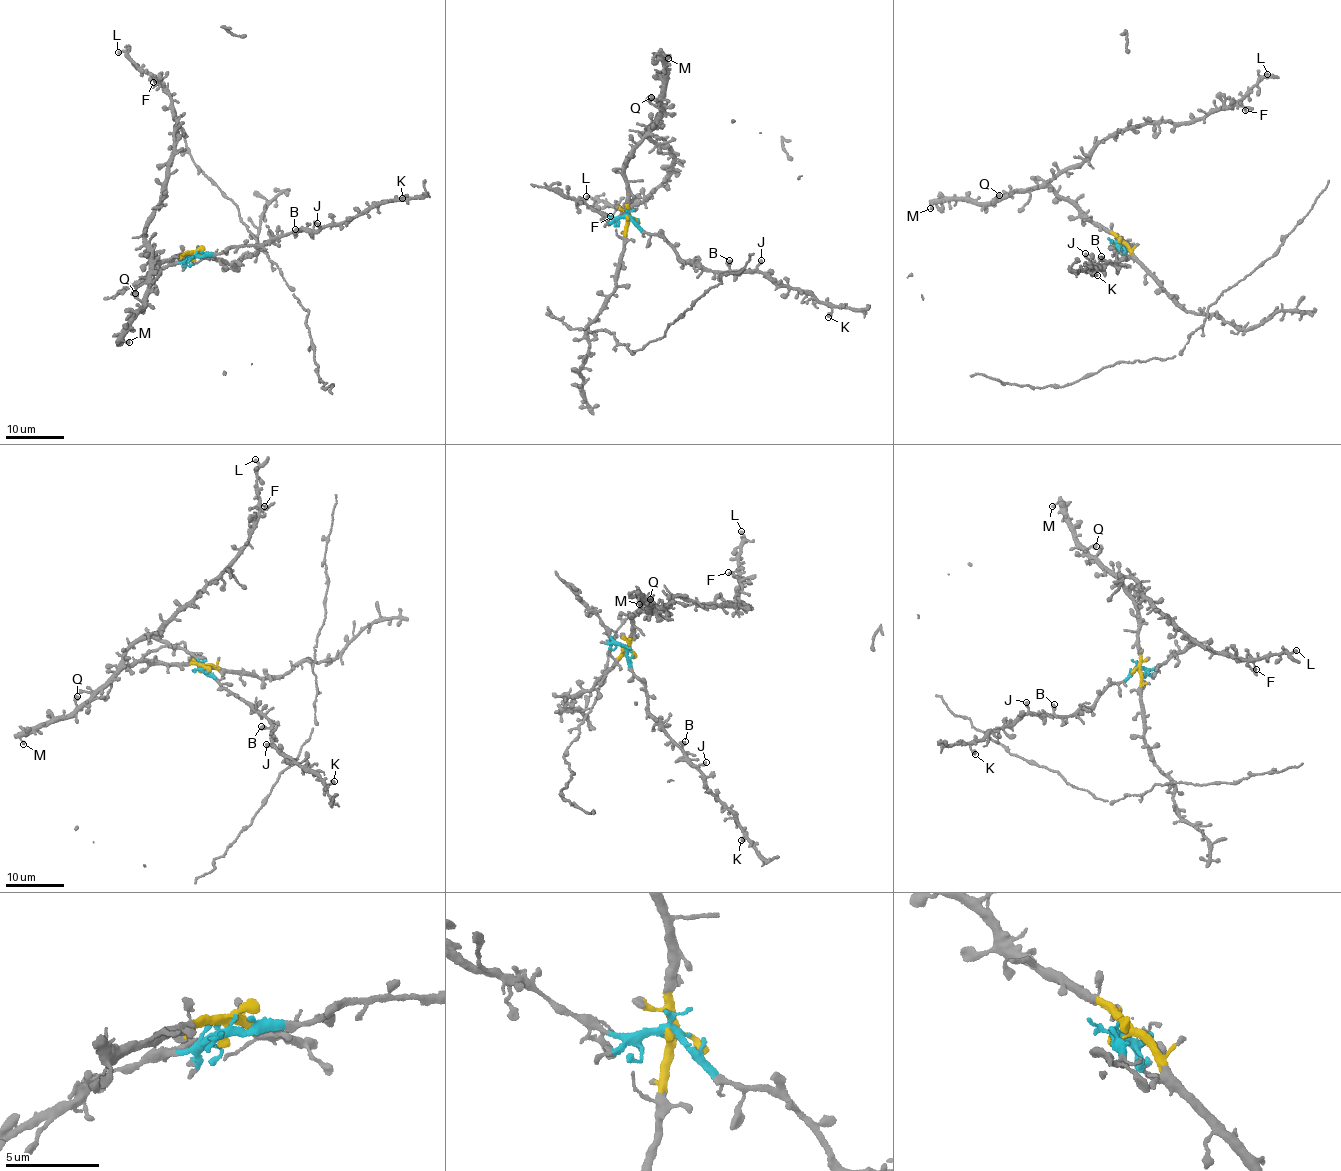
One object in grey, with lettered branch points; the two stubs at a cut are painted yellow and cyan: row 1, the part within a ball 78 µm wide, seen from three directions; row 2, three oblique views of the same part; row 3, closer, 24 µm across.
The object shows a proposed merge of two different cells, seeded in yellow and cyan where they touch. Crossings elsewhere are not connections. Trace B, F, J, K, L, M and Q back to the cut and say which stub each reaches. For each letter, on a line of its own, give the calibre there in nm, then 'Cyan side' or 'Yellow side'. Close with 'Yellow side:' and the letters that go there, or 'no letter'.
B: Thickness 550 nm. Cyan side
F: Thickness 140 nm. Yellow side
J: Thickness 320 nm. Cyan side
K: Thickness 400 nm. Cyan side
L: Thickness 240 nm. Yellow side
M: Thickness 280 nm. Yellow side
Q: Thickness 480 nm. Yellow side
Yellow side: F, L, M, Q

